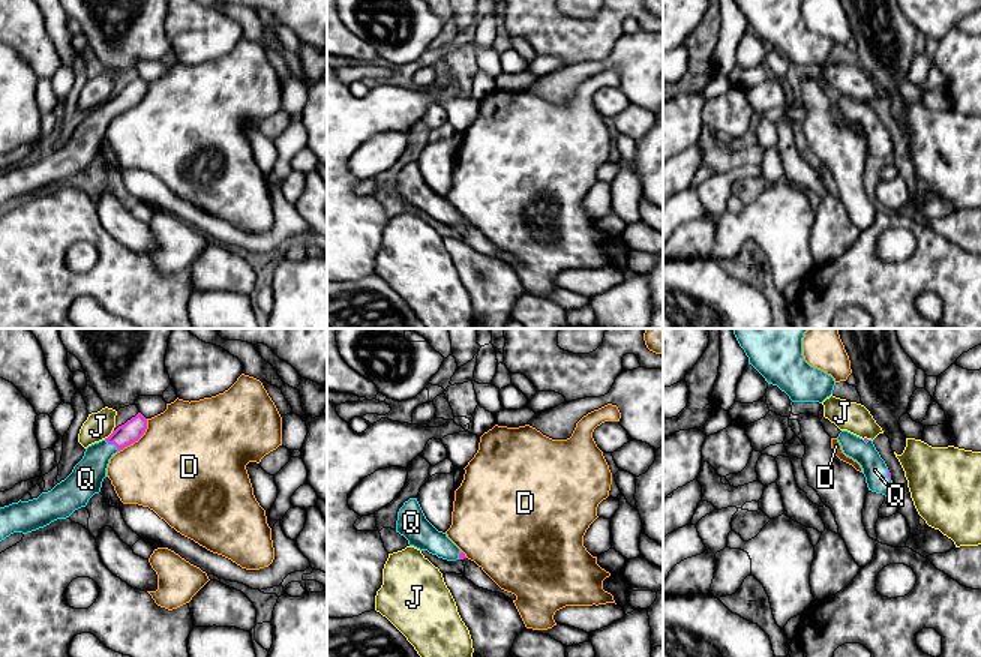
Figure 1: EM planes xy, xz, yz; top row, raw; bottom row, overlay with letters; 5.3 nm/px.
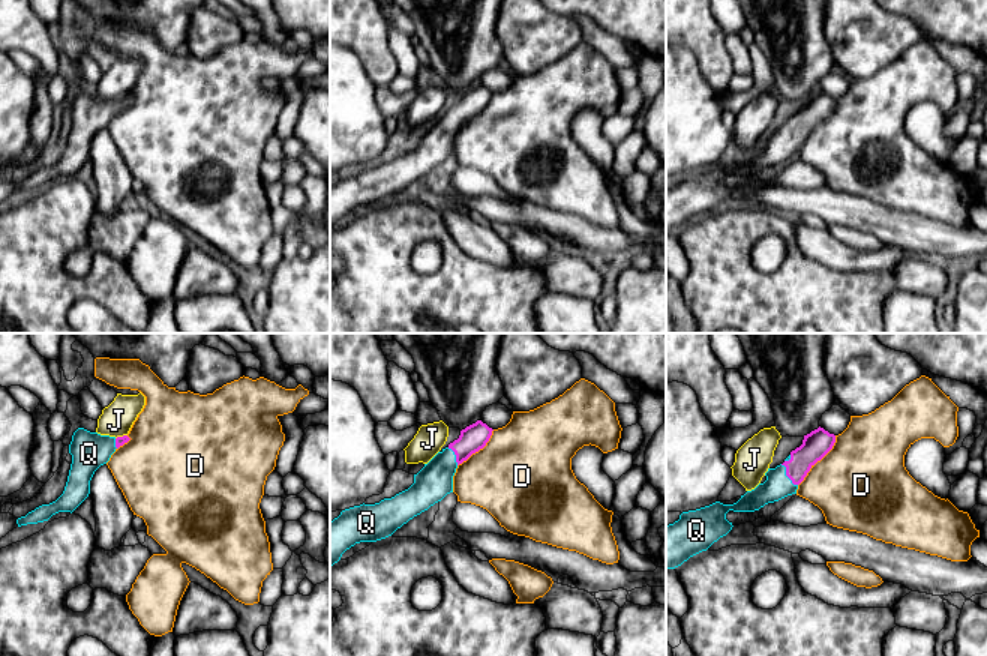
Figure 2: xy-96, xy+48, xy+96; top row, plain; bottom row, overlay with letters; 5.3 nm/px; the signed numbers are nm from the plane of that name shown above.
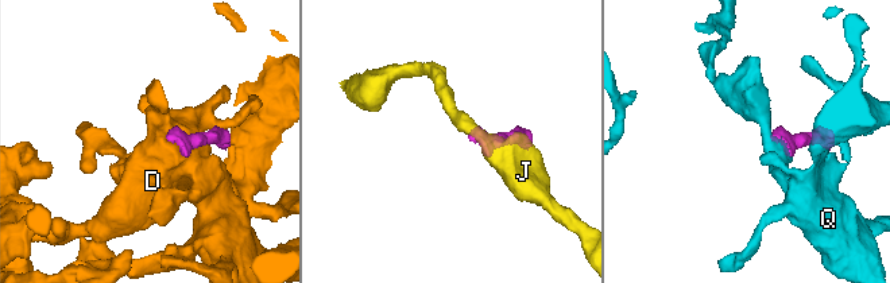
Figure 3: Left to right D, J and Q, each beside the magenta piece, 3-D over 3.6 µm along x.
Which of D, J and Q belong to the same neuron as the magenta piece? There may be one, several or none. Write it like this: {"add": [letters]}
{"add": ["Q"]}

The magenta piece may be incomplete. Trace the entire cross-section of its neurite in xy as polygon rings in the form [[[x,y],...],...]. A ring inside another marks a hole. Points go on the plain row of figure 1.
[[[138,76],[112,98],[84,116],[72,136],[51,154],[38,162],[0,171],[0,206],[14,196],[32,196],[57,183],[69,182],[86,171],[100,156],[110,123],[124,111],[138,105],[147,93],[147,82]]]

